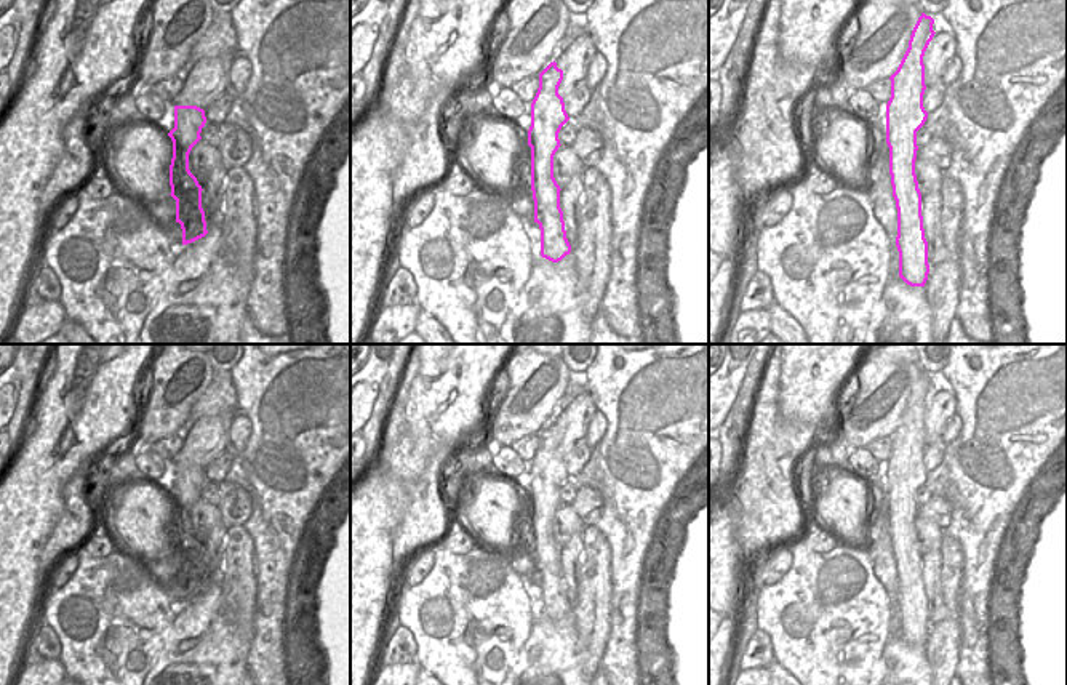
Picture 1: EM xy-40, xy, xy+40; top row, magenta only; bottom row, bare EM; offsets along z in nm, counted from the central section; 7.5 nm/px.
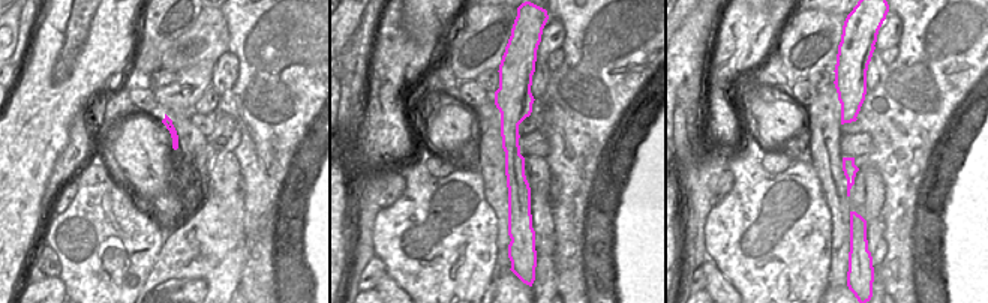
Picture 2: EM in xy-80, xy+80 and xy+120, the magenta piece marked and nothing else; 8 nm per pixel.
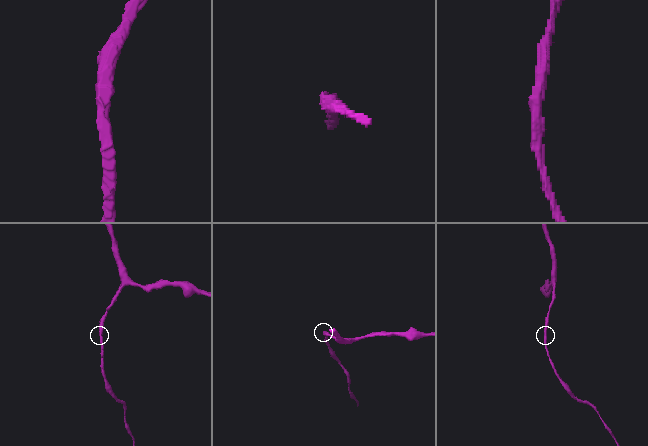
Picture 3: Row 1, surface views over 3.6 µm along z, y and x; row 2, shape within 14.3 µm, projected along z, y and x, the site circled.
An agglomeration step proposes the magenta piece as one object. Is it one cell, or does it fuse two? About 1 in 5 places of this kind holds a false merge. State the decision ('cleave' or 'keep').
keep

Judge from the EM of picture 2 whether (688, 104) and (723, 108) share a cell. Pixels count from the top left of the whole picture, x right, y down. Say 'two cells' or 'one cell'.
two cells

